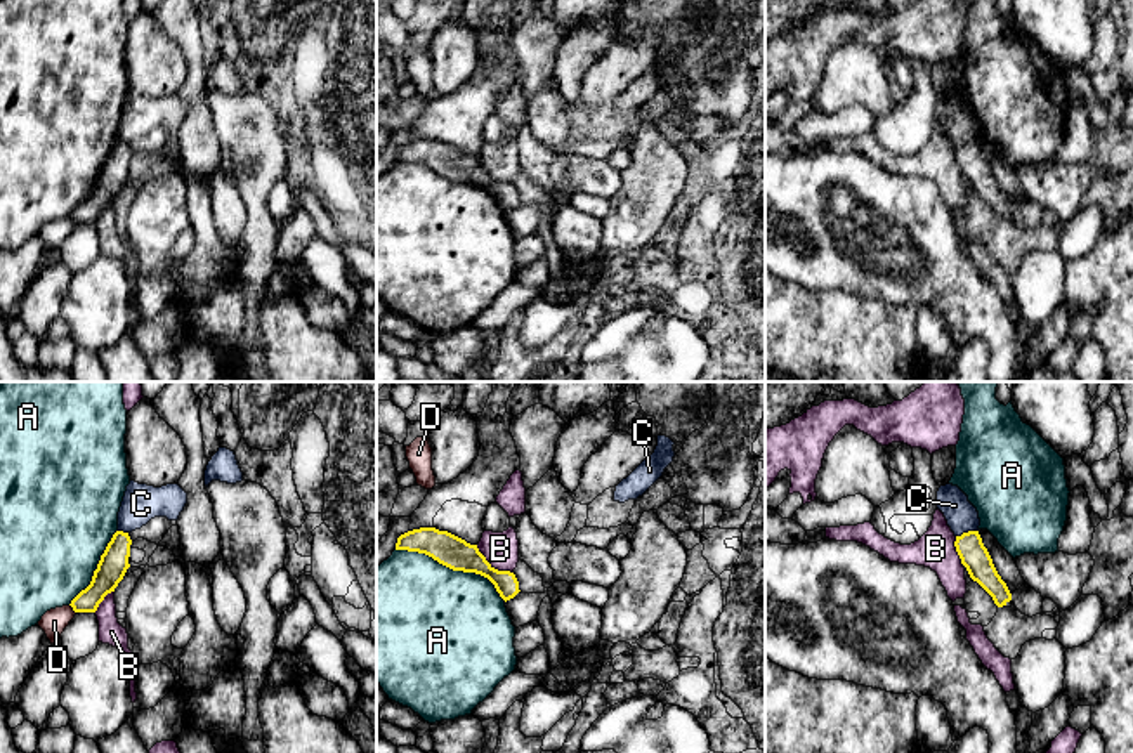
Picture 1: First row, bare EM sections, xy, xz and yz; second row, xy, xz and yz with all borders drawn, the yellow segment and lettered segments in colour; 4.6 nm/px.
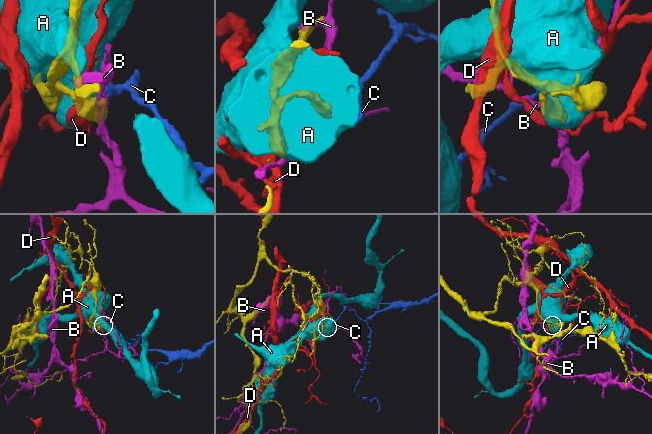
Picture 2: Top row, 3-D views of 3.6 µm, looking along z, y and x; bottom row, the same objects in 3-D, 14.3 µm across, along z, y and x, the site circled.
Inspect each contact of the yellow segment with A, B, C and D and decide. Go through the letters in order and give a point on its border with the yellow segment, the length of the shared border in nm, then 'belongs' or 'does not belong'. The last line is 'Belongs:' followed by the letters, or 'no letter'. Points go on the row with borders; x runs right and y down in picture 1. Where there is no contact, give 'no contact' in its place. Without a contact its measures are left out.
A: meets yellow in xz at (453, 569); contact 550 nm long; does not belong
B: meets yellow in xz at (493, 568); contact 220 nm long; does not belong
C: meets yellow in yz at (969, 531); contact 110 nm long; does not belong
D: meets yellow in xy at (73, 609); contact 50 nm long; does not belong
Belongs: no letter

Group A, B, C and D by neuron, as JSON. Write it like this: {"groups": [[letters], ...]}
{"groups": [["A"], ["B"], ["C"], ["D"]]}

